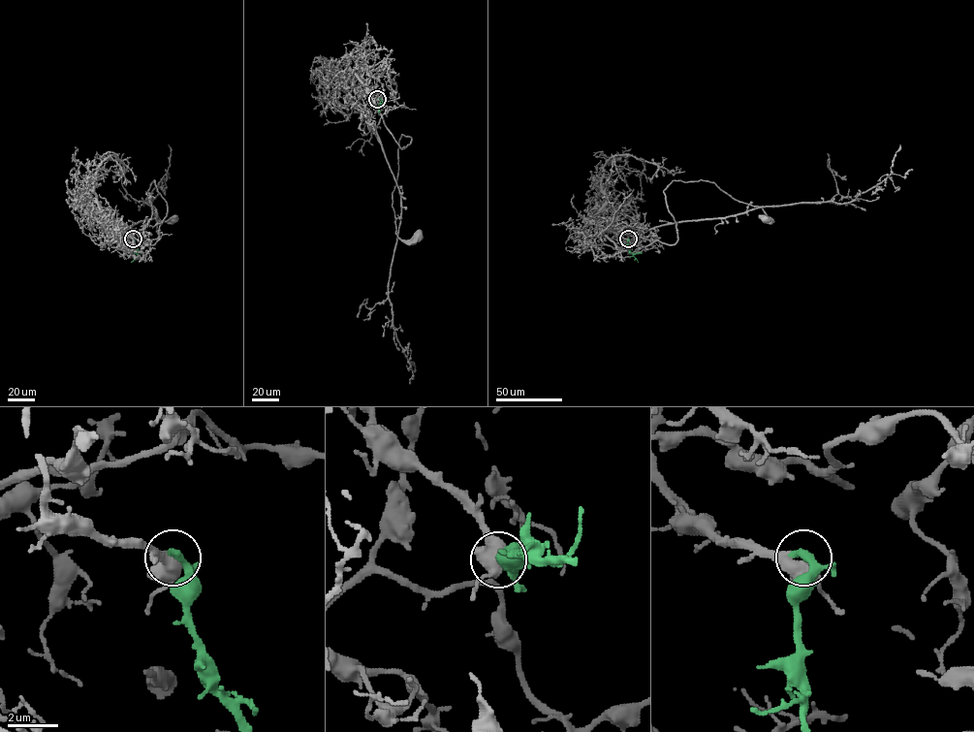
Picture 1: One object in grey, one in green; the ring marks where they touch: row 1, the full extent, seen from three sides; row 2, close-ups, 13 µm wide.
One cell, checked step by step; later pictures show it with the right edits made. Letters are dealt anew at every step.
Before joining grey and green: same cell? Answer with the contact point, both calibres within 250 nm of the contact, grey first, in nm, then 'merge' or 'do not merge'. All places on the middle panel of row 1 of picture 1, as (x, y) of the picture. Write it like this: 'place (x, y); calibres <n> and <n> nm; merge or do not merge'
place (377, 99); calibres 550 and 320 nm; merge

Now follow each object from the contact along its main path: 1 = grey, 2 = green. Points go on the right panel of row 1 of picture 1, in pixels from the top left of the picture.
1: (628, 239), (624, 227), (619, 233), (638, 238), (735, 216), (749, 205), (767, 220)
2: (628, 238), (628, 250), (638, 262)

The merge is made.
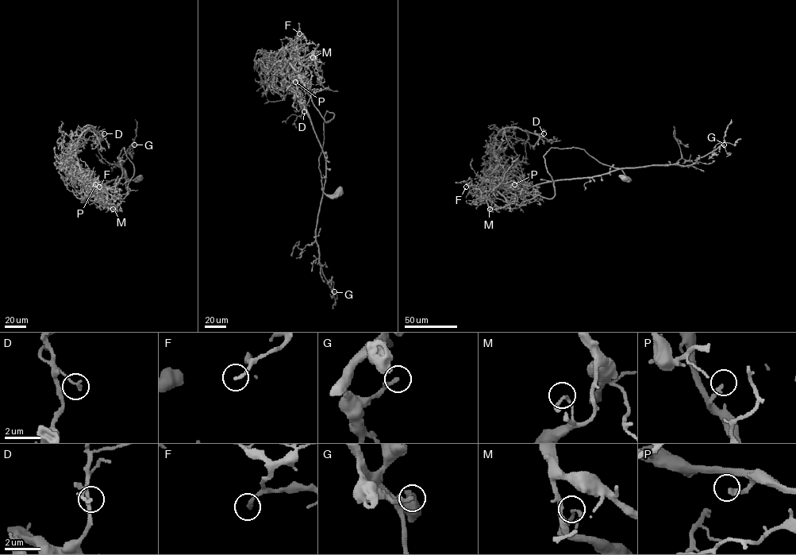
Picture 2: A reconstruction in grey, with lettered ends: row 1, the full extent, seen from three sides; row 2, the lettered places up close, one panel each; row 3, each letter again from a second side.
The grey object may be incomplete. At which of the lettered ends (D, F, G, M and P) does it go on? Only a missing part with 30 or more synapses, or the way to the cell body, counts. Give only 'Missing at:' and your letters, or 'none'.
Missing at: P

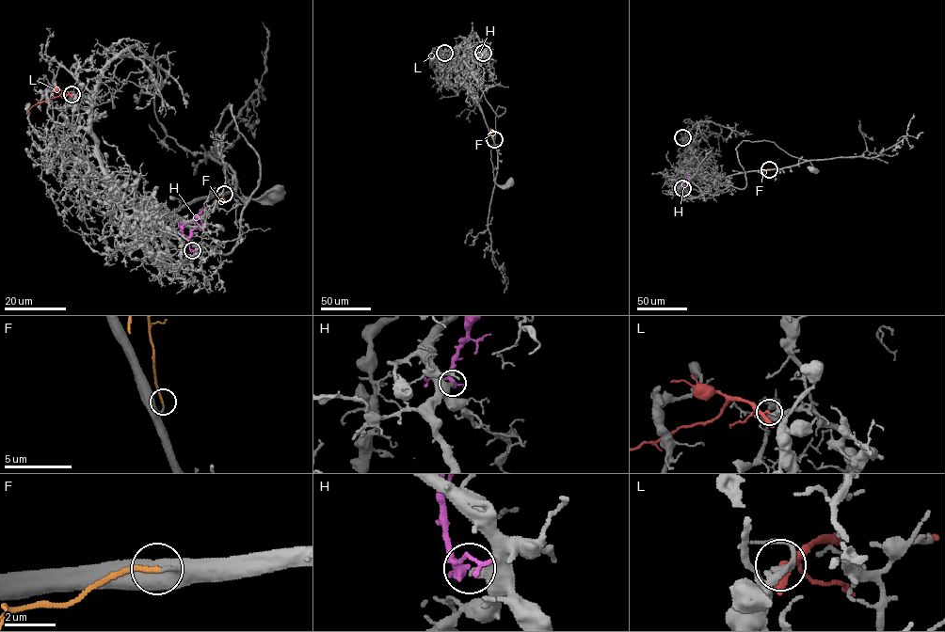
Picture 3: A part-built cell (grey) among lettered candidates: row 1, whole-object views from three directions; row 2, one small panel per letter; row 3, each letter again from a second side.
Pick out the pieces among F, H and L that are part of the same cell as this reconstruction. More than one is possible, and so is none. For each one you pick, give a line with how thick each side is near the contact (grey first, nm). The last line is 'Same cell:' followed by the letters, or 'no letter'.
F: 170 nm thick on the grey side, 170 nm on the other
Same cell: F

